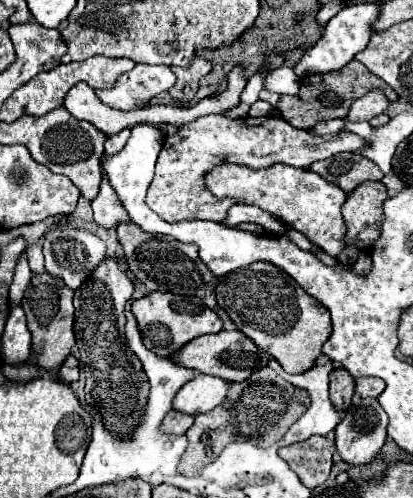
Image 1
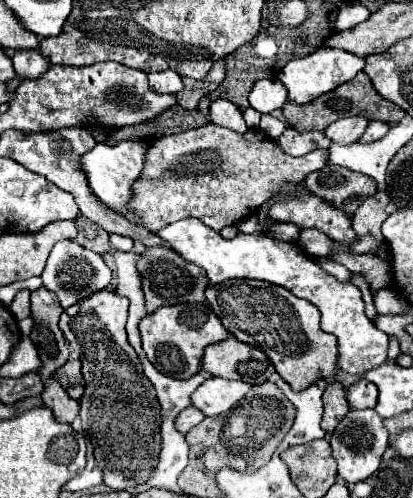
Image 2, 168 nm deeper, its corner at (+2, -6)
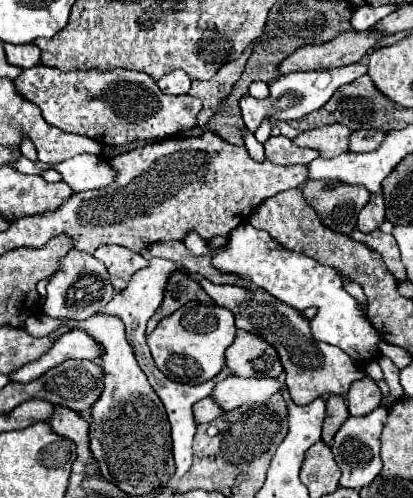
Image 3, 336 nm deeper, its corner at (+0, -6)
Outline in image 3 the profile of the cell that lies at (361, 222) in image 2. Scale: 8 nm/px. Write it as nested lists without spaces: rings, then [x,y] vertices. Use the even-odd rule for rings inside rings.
[[[374,194],[372,200],[362,208],[358,214],[358,230],[360,232],[372,232],[384,222],[384,196]]]

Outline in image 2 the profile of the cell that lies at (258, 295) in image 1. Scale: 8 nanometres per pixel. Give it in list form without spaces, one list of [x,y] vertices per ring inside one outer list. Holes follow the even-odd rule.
[[[226,280],[222,284],[214,284],[206,288],[206,300],[210,304],[210,308],[216,312],[216,316],[222,320],[222,324],[226,326],[226,330],[230,334],[234,334],[238,340],[262,348],[262,352],[268,354],[268,358],[272,360],[276,372],[294,388],[294,390],[304,390],[310,384],[314,384],[320,378],[326,376],[334,376],[336,374],[336,358],[338,358],[338,350],[336,350],[336,338],[332,334],[326,334],[320,328],[320,310],[308,302],[308,300],[300,300],[296,298],[290,290],[280,288],[276,284],[264,282],[264,280]]]

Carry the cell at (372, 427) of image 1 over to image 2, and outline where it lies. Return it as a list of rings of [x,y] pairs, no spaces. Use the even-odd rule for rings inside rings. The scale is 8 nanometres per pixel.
[[[350,410],[340,424],[336,426],[336,430],[332,432],[332,456],[338,462],[338,476],[344,478],[346,482],[360,482],[366,480],[368,476],[372,476],[378,466],[380,466],[380,458],[384,454],[384,450],[388,448],[388,430],[384,428],[382,418],[376,414],[376,410]]]

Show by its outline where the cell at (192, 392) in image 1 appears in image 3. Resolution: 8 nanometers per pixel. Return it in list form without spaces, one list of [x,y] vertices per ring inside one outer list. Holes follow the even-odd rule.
[[[228,376],[222,380],[212,396],[224,410],[234,410],[244,404],[264,404],[272,394],[280,392],[282,384],[276,378],[240,378]]]

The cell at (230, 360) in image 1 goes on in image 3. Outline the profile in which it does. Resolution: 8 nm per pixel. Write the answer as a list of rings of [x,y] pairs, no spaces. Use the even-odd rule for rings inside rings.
[[[238,330],[234,344],[226,350],[226,366],[246,378],[278,378],[284,372],[274,346],[246,330]]]

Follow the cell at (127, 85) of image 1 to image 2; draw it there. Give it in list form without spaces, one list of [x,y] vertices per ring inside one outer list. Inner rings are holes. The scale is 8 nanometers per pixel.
[[[172,70],[150,72],[148,84],[150,84],[150,90],[154,90],[156,94],[176,94],[178,90],[182,90],[182,78]]]

